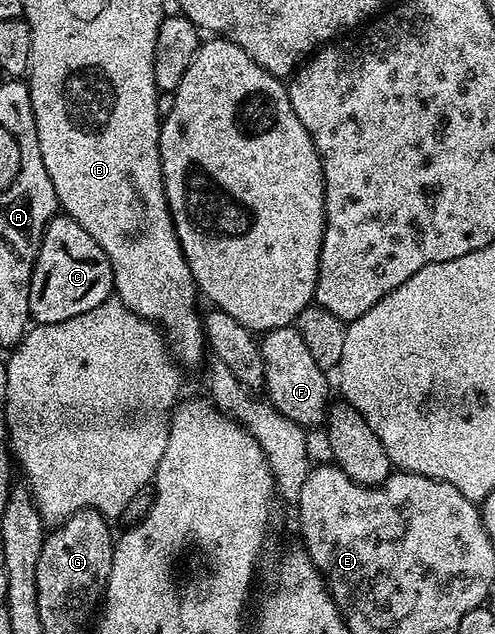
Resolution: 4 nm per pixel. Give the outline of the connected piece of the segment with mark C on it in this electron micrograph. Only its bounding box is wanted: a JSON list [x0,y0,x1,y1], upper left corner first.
[29,213,115,324]

